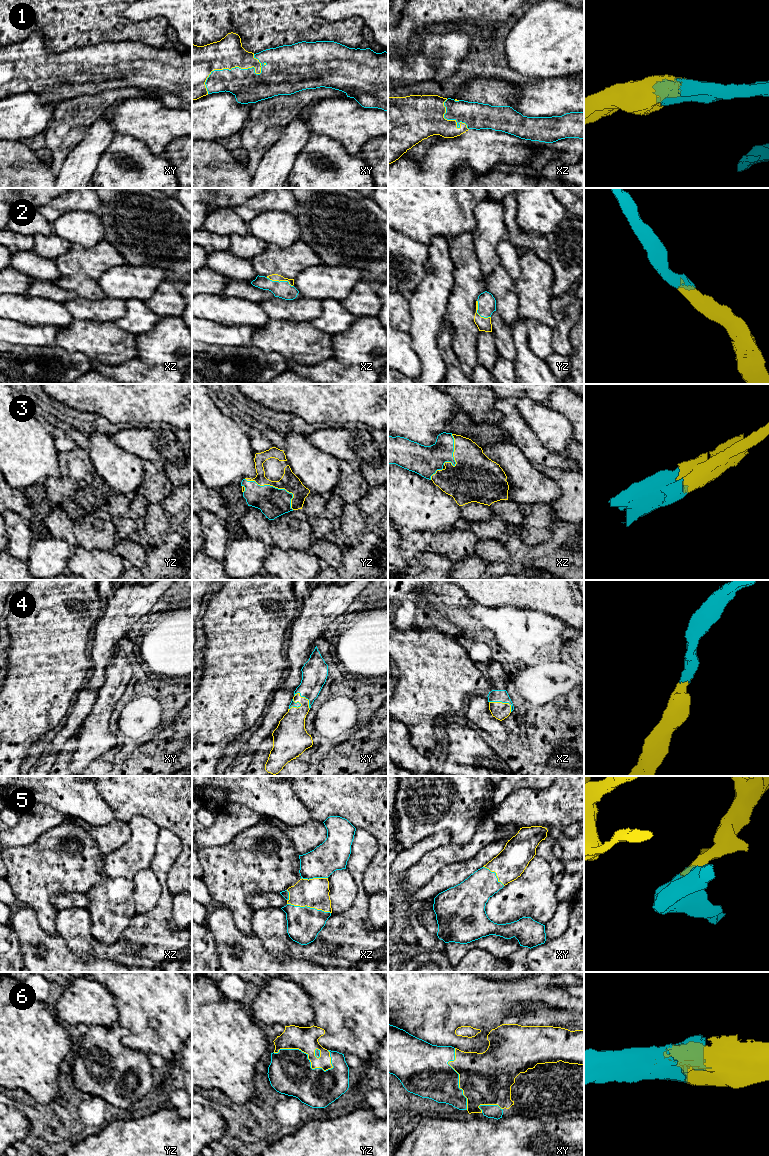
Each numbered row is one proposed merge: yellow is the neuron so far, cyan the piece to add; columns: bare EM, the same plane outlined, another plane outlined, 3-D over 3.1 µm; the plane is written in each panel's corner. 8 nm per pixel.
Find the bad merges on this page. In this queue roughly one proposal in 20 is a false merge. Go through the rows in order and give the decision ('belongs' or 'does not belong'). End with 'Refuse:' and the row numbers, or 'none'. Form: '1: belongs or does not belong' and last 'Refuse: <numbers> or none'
1: belongs
2: belongs
3: belongs
4: belongs
5: belongs
6: belongs
Refuse: none

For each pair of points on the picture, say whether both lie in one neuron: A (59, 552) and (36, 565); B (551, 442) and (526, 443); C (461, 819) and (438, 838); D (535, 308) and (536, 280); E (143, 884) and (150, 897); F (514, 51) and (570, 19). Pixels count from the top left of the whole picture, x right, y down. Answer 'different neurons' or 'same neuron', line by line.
A: same neuron
B: different neurons
C: different neurons
D: same neuron
E: same neuron
F: same neuron

